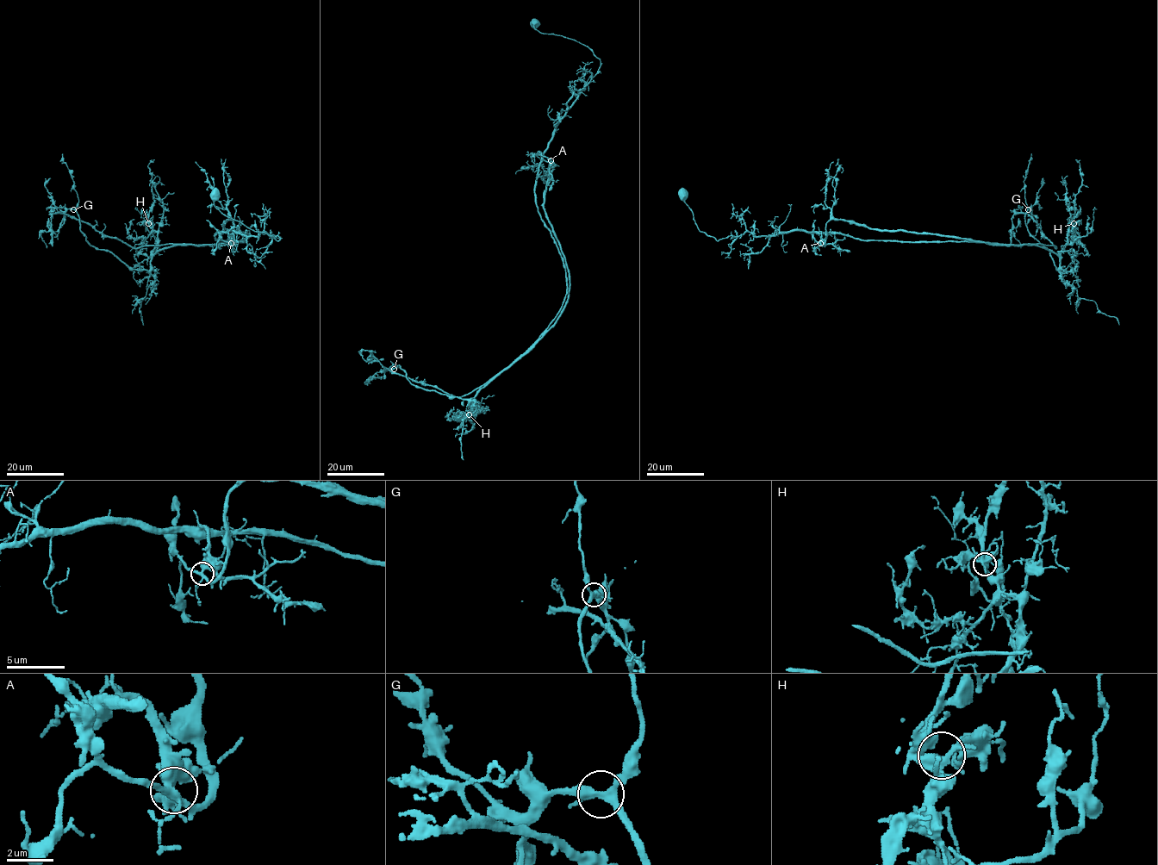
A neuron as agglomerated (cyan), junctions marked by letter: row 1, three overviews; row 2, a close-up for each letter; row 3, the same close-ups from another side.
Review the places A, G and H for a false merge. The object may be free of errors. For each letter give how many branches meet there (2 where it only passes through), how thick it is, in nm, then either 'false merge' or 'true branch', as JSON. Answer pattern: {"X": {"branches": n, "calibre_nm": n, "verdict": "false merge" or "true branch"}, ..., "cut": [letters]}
{"A": {"branches": 4, "calibre_nm": 320, "verdict": "false merge"}, "G": {"branches": 4, "calibre_nm": 320, "verdict": "true branch"}, "H": {"branches": 4, "calibre_nm": 340, "verdict": "true branch"}, "cut": ["A"]}

